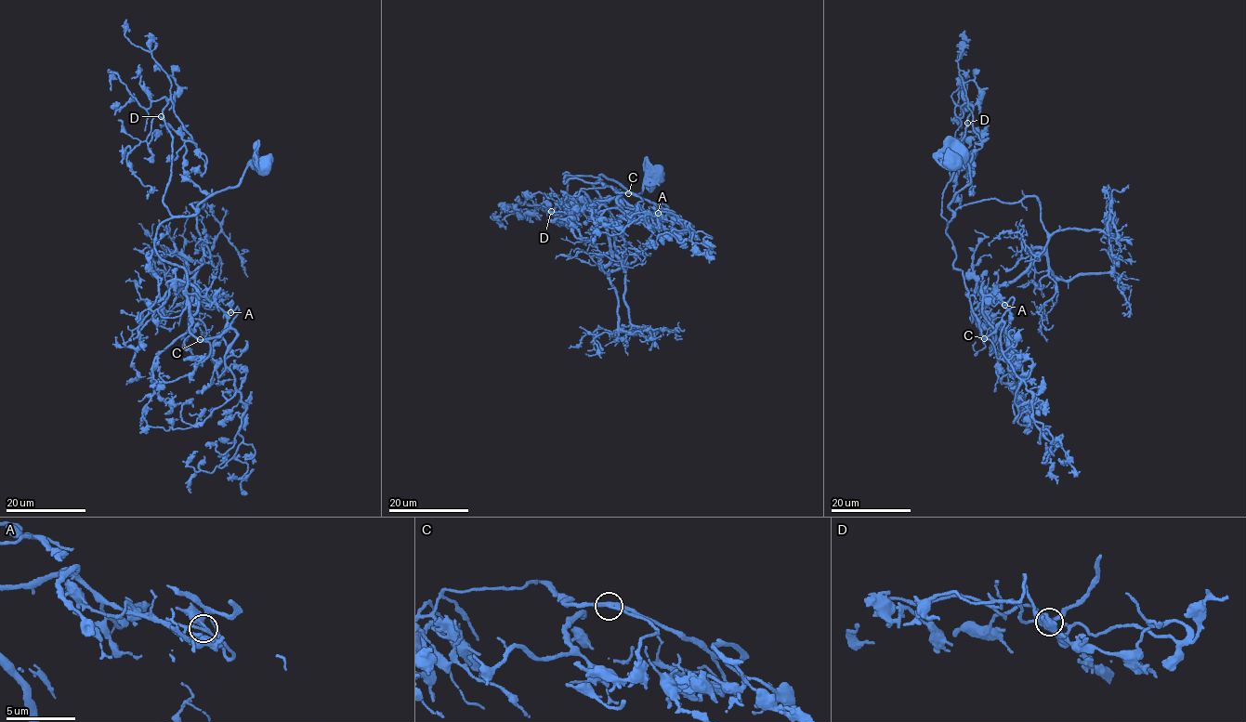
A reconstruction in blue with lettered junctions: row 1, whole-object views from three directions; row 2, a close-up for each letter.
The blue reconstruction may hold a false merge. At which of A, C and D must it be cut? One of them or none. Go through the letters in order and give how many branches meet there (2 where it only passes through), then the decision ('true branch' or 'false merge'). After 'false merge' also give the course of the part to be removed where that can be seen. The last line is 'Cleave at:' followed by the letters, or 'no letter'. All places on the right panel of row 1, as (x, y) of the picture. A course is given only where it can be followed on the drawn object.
A: 3 branches meet; false merge; foreign part runs (1005, 305), (980, 282), (1015, 280), (1036, 246), (1056, 278), (1111, 271), (1103, 235), (1115, 213)
C: 3 branches meet; true branch
D: 3 branches meet; true branch
Cleave at: A

